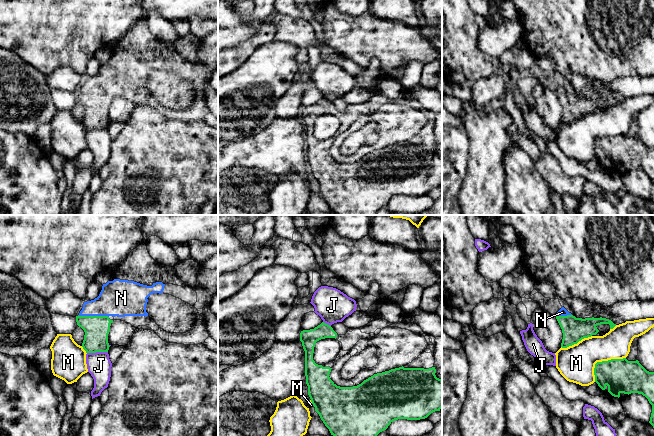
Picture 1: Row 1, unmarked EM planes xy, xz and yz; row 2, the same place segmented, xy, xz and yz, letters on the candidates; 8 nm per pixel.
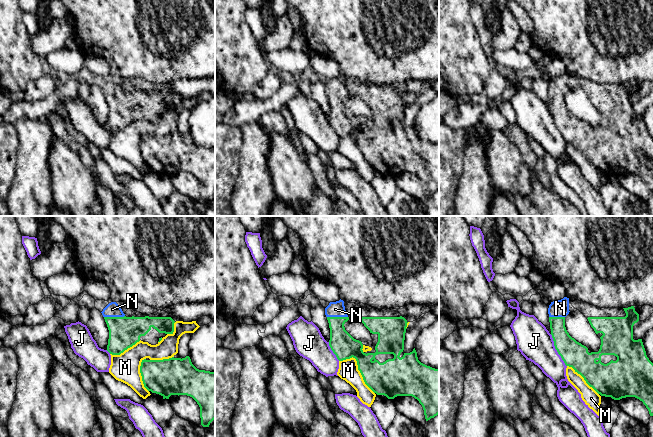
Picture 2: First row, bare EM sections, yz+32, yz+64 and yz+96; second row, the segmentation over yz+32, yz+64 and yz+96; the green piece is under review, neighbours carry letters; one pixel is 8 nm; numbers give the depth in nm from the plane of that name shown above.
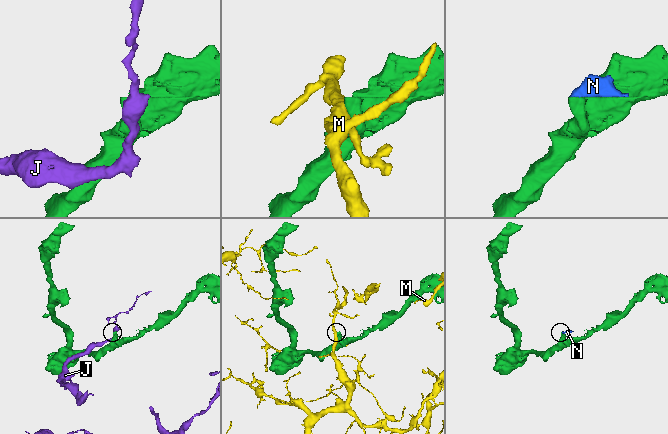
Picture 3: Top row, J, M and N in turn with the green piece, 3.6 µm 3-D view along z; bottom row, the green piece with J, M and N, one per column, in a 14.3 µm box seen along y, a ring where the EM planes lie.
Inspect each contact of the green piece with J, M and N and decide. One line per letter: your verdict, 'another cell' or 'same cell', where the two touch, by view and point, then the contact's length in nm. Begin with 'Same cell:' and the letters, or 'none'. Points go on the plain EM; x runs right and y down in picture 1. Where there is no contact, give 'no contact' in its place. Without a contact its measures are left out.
Same cell: N
J: another cell; contact xy (97, 127); length 170 nm
M: another cell; contact yz (602, 137); length 320 nm
N: same cell; contact xy (93, 92); length 240 nm

